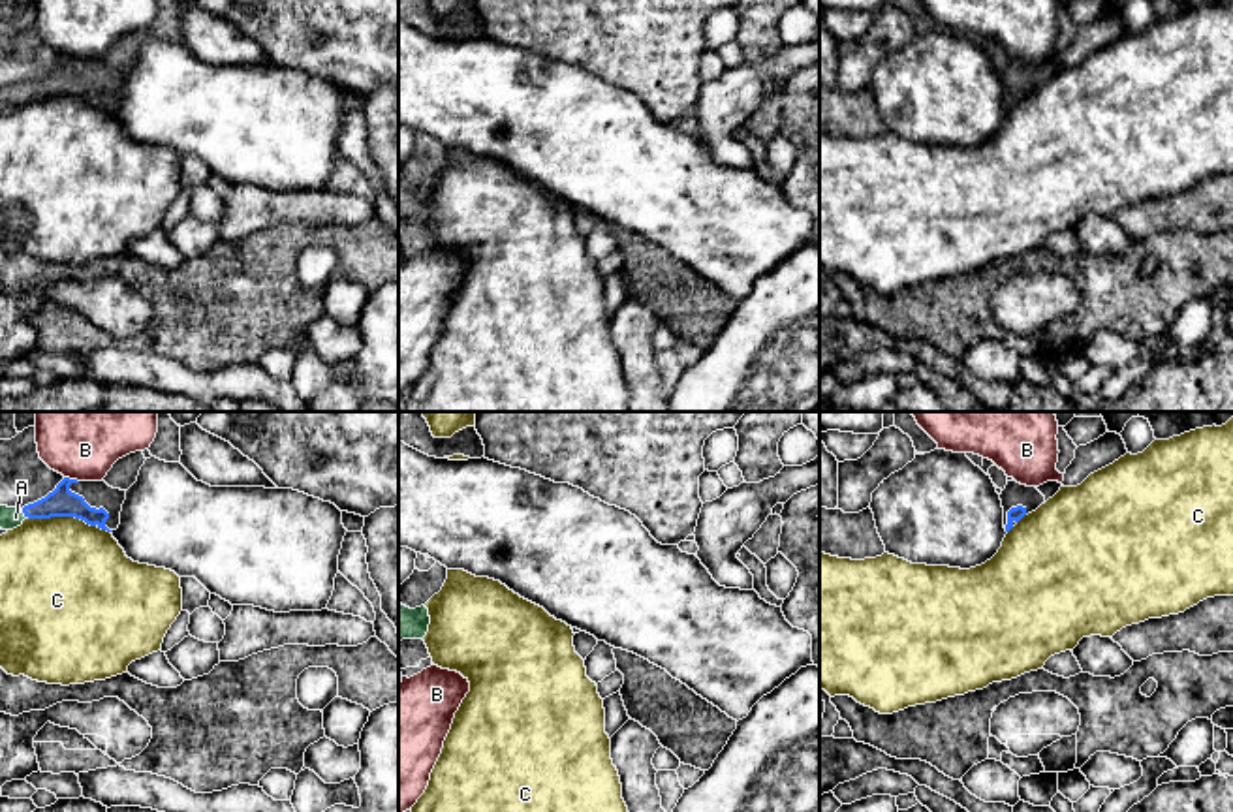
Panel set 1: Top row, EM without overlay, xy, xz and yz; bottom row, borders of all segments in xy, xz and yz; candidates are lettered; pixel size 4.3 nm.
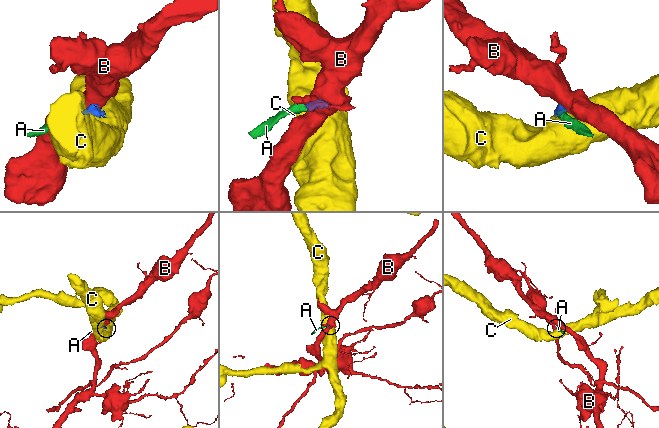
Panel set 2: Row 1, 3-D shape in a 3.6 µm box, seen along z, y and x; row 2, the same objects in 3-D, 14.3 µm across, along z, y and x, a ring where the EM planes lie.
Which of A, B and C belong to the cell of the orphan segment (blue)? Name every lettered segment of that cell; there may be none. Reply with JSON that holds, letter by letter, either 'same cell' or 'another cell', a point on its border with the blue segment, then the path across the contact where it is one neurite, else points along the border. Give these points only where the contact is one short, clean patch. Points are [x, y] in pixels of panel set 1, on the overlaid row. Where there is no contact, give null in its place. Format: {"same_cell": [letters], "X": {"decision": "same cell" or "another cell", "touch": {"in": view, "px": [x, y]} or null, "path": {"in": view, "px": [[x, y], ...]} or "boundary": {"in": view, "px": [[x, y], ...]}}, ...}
{"same_cell": ["A"], "A": {"decision": "same cell", "touch": {"in": "xy", "px": [23, 512]}, "path": {"in": "xy", "px": [[61, 502], [23, 512], [10, 517]]}}, "B": {"decision": "another cell", "touch": {"in": "xy", "px": [72, 480]}, "boundary": {"in": "xy", "px": [[64, 476], [78, 482]]}}, "C": {"decision": "another cell", "touch": {"in": "xy", "px": [68, 515]}, "boundary": {"in": "xy", "px": [[27, 515], [79, 517], [109, 532]]}}}

